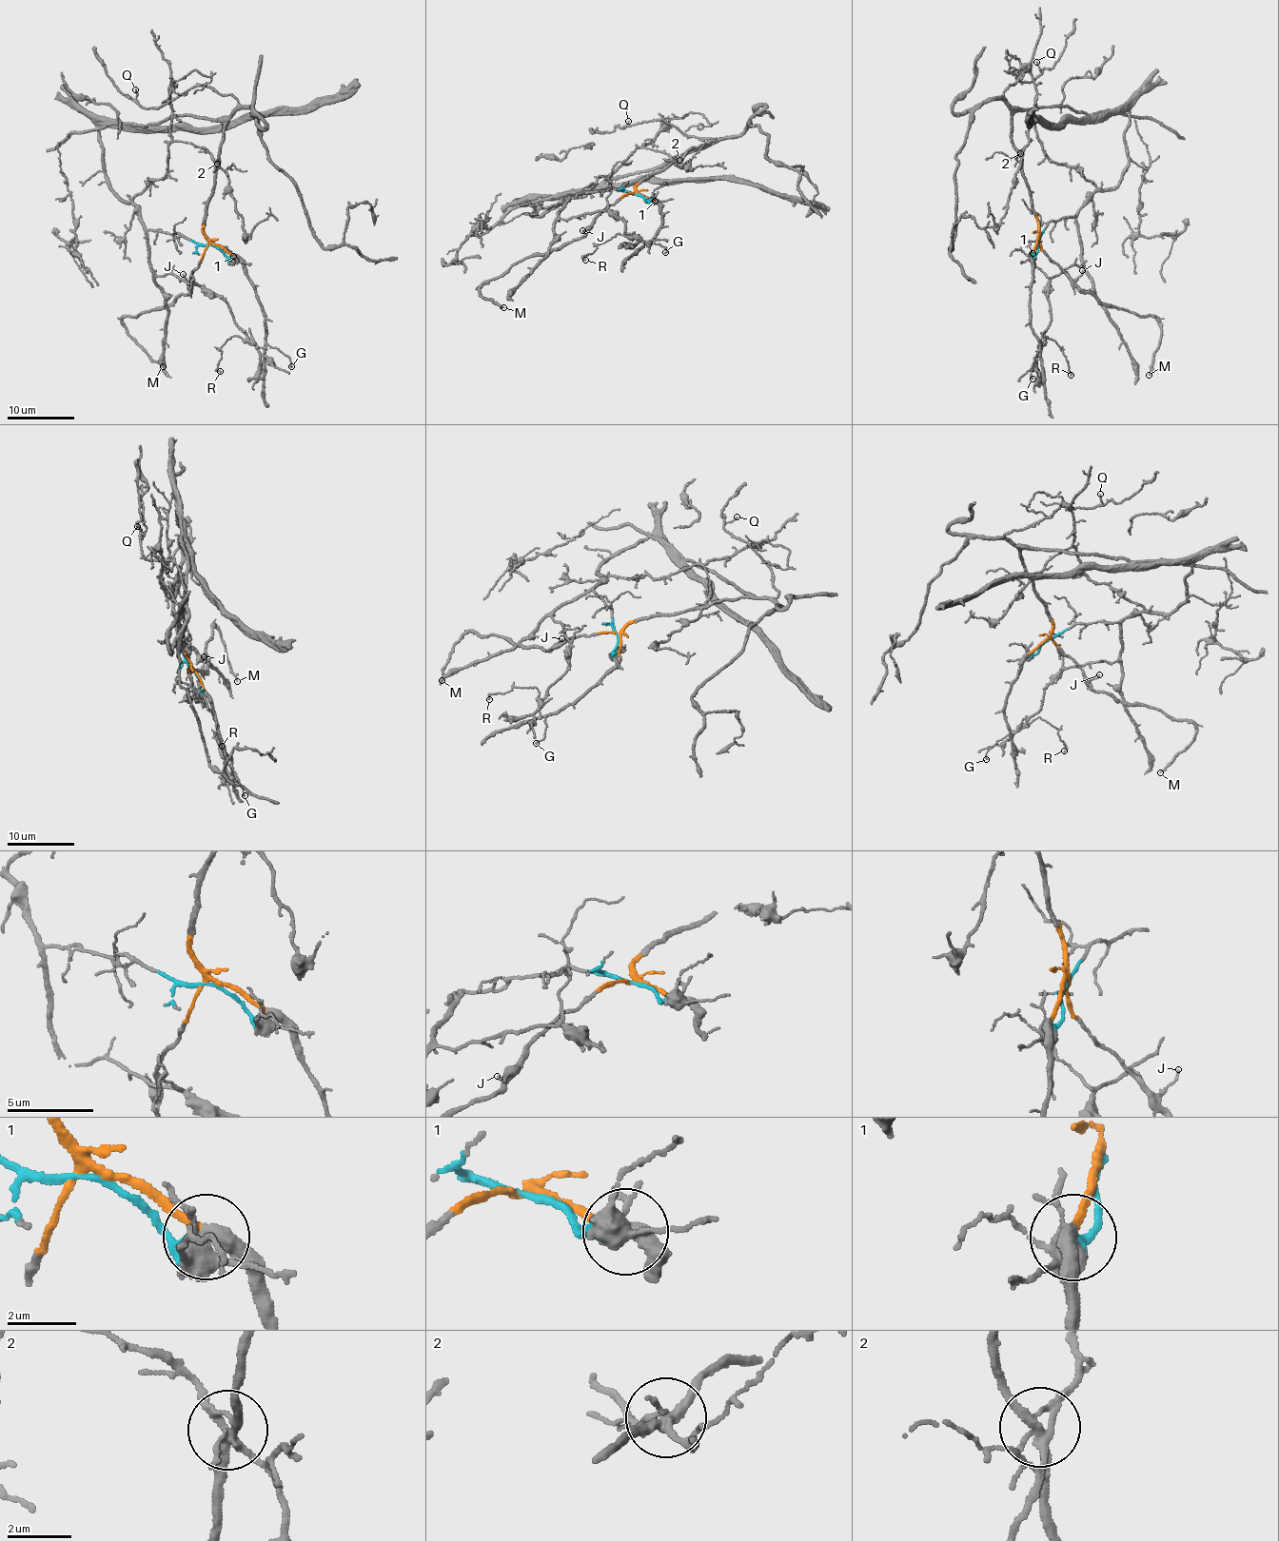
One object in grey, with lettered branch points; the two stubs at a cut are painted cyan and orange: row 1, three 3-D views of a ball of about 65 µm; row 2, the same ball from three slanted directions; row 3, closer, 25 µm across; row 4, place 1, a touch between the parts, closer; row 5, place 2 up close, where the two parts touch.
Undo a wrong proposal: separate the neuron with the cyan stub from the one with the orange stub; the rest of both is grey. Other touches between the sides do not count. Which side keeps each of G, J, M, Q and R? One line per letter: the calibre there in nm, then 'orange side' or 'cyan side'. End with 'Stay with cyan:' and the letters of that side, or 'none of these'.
G: 90 nm | orange side
J: 130 nm | orange side
M: 90 nm | orange side
Q: 100 nm | orange side
R: 120 nm | cyan side
Stay with cyan: R

